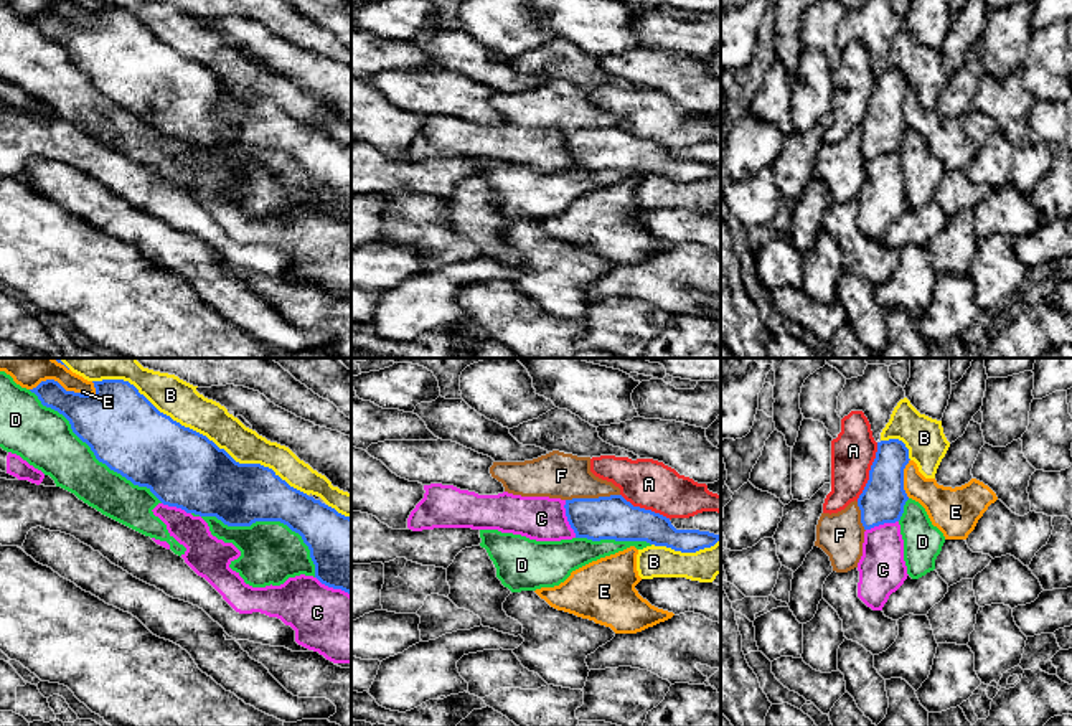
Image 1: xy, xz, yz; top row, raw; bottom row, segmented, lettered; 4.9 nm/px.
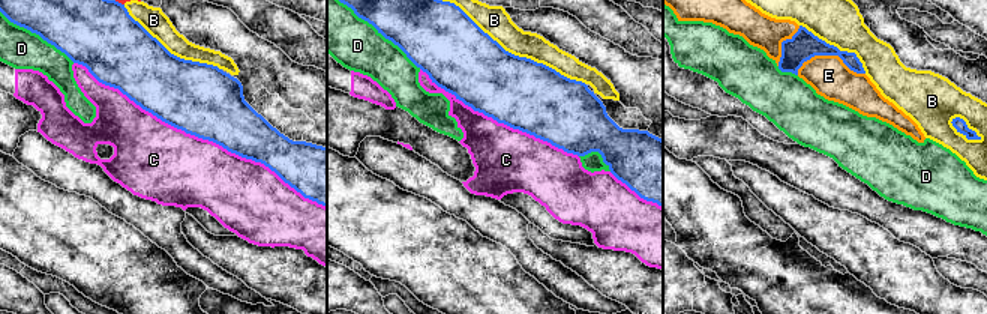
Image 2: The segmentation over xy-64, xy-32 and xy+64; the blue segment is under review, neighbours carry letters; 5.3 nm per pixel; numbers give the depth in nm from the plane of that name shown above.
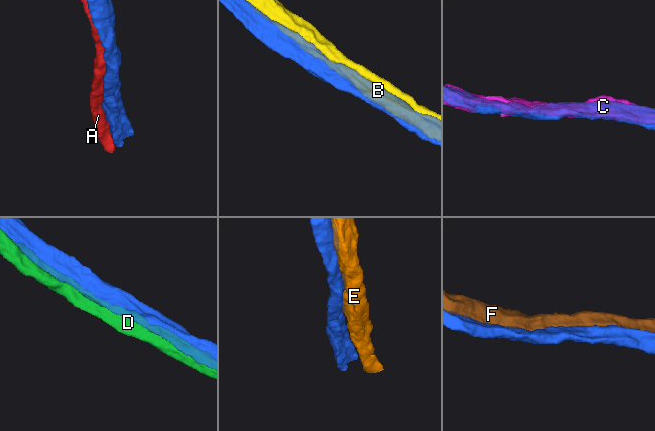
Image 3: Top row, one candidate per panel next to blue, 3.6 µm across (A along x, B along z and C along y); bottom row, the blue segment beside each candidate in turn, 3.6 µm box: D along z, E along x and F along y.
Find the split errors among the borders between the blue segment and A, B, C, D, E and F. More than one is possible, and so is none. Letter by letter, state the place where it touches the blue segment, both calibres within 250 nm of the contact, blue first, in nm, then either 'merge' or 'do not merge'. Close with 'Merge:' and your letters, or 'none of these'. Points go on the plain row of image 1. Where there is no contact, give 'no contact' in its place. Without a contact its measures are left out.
A: meets blue in yz at (869, 103); 220 nm thick on the blue side, 220 nm on the other; do not merge
B: meets blue in xy at (198, 63); 380 nm thick on the blue side, 190 nm on the other; do not merge
C: meets blue in xz at (568, 149); 220 nm thick on the blue side, 220 nm on the other; do not merge
D: meets blue in xy at (93, 81); 380 nm thick on the blue side, 280 nm on the other; do not merge
E: meets blue in xy at (61, 17); 260 nm thick on the blue side, 100 nm on the other; do not merge
F: meets blue in xz at (592, 129); 220 nm thick on the blue side, 220 nm on the other; do not merge
Merge: none of these

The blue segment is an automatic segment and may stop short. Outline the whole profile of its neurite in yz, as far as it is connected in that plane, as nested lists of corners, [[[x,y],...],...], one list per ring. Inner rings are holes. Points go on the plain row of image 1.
[[[902,71],[877,73],[869,111],[858,129],[864,160],[900,150],[909,130],[904,120],[904,99],[909,91],[909,79]]]

